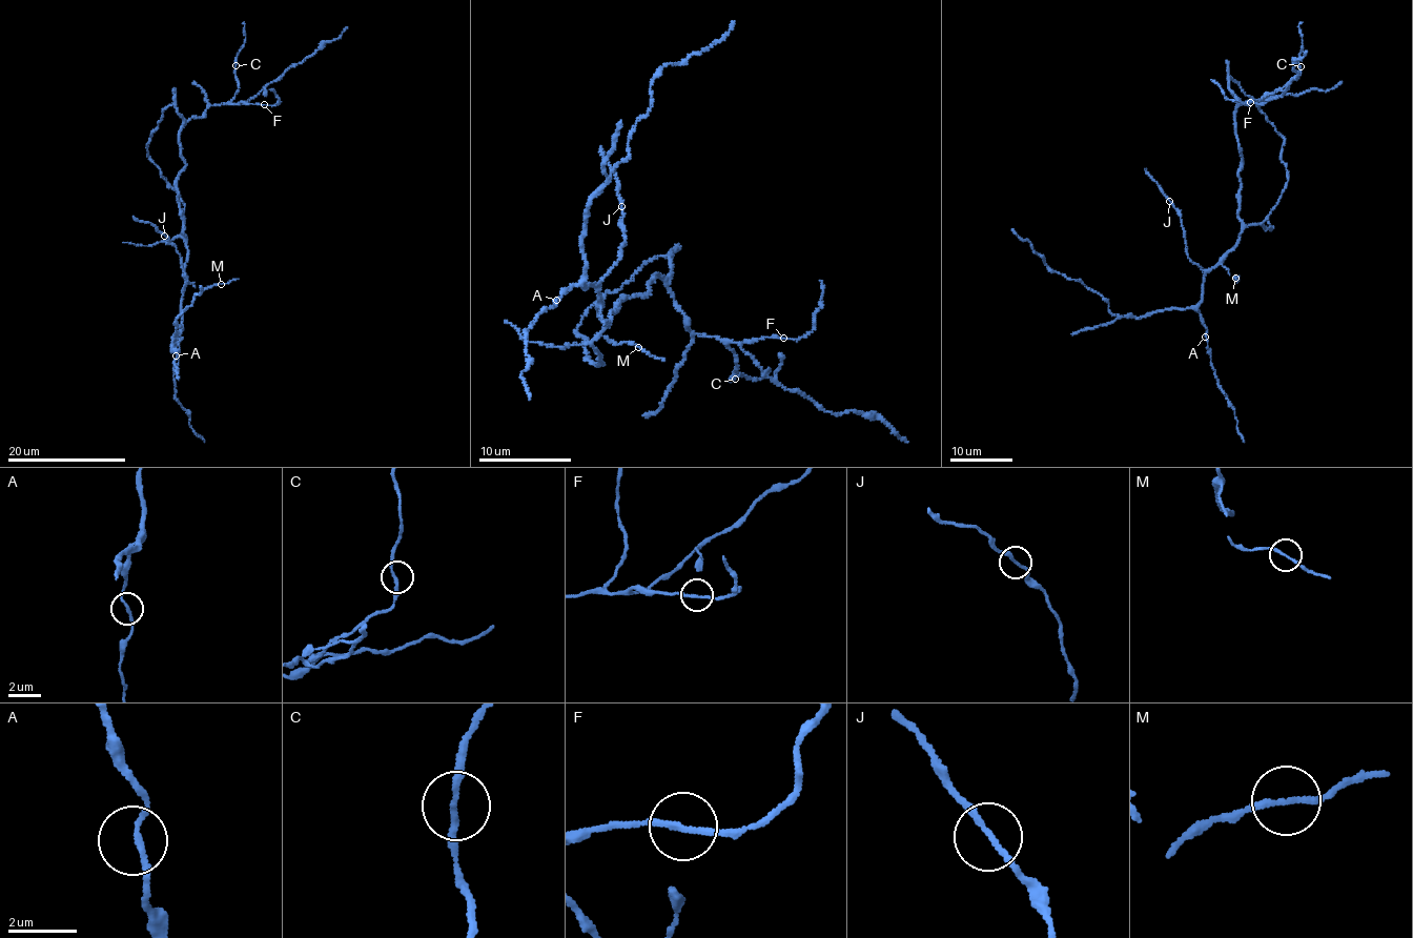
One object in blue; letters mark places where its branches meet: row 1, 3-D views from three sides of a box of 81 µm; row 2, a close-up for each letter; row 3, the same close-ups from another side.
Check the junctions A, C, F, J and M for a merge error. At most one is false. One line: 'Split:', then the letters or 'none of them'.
Split: none of them

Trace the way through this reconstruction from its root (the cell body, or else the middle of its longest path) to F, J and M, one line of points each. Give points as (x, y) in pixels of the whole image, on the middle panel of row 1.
F: (610, 314), (626, 297), (651, 290), (649, 284), (659, 274), (687, 328), (698, 335), (741, 343), (783, 339)
J: (610, 314), (603, 324), (595, 305), (600, 301), (601, 278), (617, 264), (619, 251), (626, 245), (621, 206)
M: (610, 314), (603, 324), (598, 311), (600, 307), (605, 335), (618, 344), (633, 342), (638, 347)

